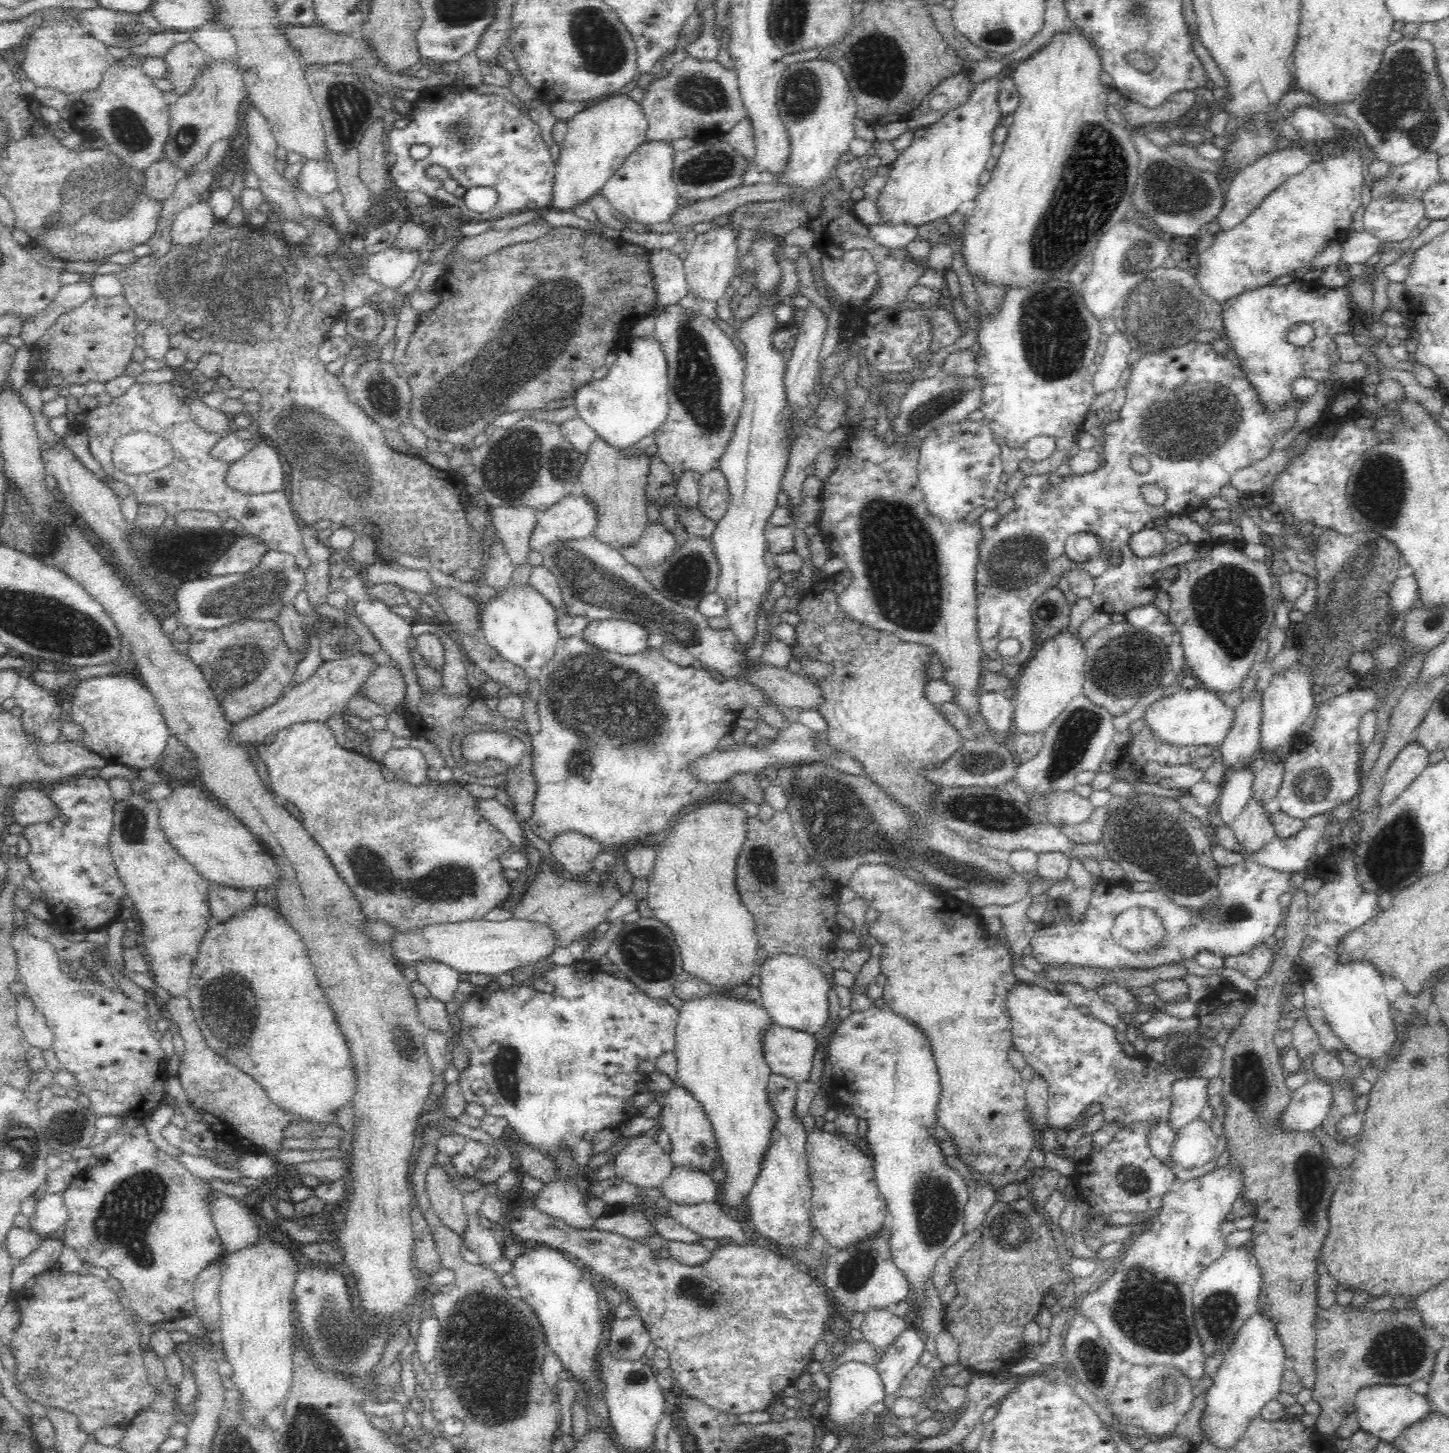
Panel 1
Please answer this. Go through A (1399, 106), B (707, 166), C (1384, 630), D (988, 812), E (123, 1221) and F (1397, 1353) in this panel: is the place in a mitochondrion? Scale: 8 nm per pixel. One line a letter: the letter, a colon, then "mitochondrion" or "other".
A: mitochondrion
B: mitochondrion
C: mitochondrion
D: mitochondrion
E: mitochondrion
F: mitochondrion

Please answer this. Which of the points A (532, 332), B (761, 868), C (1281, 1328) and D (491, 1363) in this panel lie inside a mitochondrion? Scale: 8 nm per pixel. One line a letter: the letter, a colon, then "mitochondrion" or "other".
A: mitochondrion
B: mitochondrion
C: other
D: mitochondrion

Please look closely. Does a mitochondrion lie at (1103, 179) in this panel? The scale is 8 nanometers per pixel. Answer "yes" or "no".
yes

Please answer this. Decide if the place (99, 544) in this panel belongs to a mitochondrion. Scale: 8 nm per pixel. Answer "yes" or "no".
no

